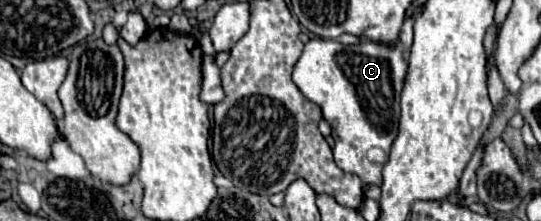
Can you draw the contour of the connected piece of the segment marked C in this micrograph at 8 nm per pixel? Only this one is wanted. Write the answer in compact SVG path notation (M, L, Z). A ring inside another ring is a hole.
M313 38L305 44L303 54L299 62L295 64L293 82L311 102L315 102L321 108L323 118L333 128L333 136L337 140L333 148L335 164L345 172L357 174L365 186L381 184L381 168L389 158L393 140L397 138L399 96L403 88L403 78L405 78L405 60L401 58L399 44L393 48L383 46L383 44L373 44L373 42L345 46L345 44L339 44L337 40Z

